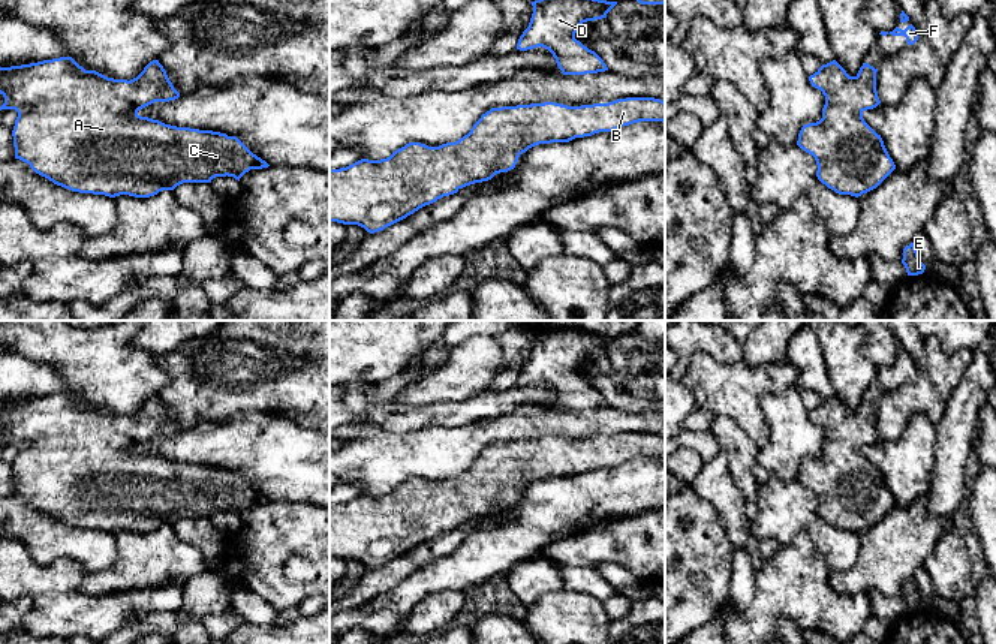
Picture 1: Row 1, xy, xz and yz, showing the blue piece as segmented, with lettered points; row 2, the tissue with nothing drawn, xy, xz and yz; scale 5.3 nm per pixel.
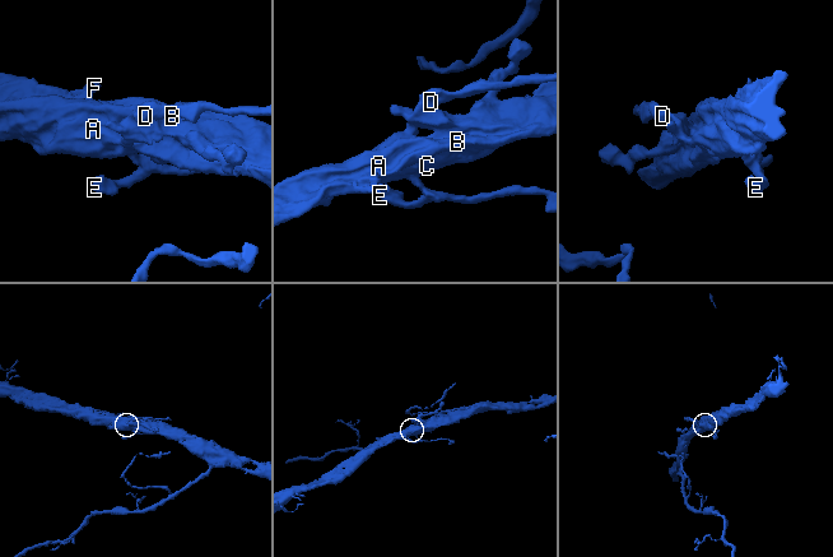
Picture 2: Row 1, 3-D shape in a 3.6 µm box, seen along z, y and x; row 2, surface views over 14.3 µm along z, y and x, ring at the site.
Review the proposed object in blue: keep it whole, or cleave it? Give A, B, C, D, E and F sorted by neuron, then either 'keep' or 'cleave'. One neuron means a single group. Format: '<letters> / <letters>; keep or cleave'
A B C D E F; keep

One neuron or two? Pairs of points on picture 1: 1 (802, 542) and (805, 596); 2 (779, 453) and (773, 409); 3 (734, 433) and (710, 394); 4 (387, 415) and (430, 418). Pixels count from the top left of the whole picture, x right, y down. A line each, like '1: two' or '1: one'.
1: one
2: one
3: two
4: one

